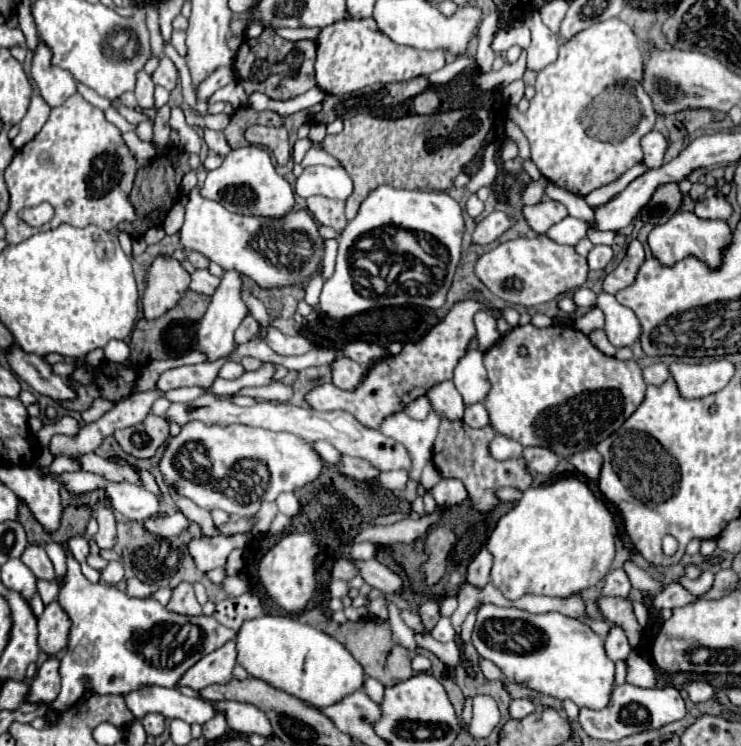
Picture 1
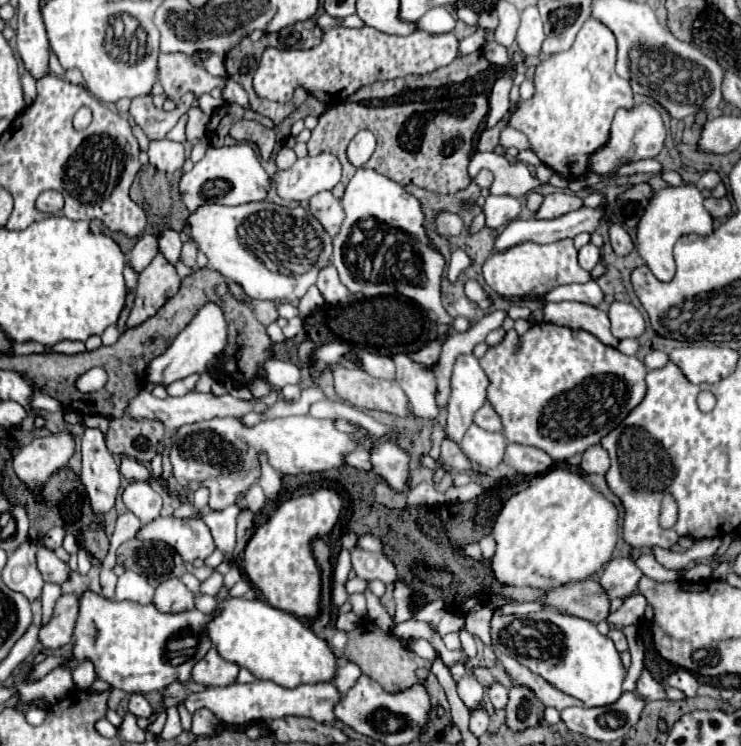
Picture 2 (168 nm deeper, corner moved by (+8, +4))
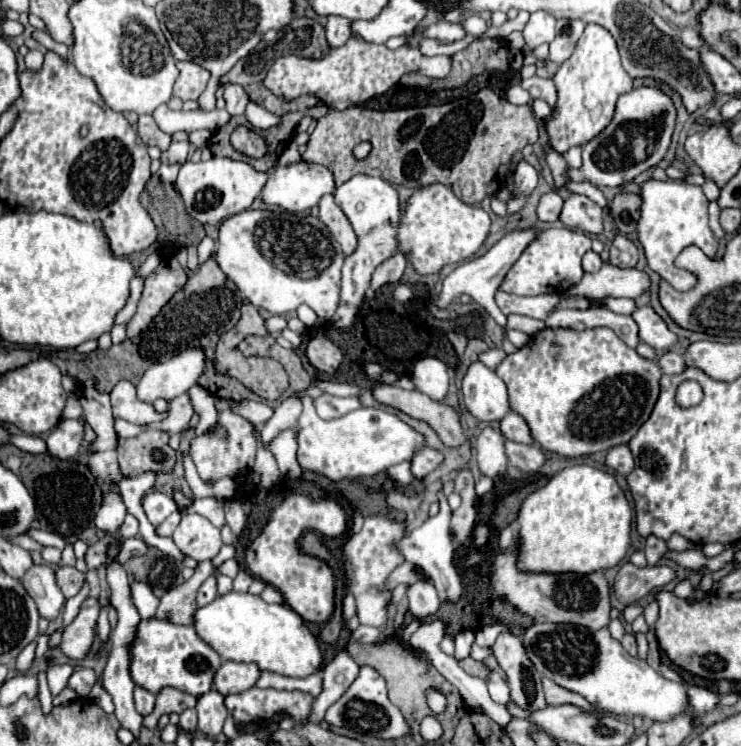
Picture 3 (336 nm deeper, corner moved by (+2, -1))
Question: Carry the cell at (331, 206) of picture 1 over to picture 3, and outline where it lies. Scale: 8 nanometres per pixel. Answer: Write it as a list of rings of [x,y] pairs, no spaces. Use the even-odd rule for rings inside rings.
[[[325,194],[319,202],[319,220],[329,228],[329,232],[335,236],[335,240],[341,244],[341,250],[345,256],[353,254],[357,248],[357,236],[355,230],[351,226],[351,222],[347,220],[347,216],[343,214],[343,210],[335,204],[333,194]]]

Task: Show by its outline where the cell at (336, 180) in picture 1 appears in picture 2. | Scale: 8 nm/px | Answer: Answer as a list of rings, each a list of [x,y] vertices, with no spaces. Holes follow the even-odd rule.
[[[331,153],[297,159],[291,169],[275,175],[279,197],[291,201],[307,201],[321,191],[331,191],[339,181],[341,163]]]

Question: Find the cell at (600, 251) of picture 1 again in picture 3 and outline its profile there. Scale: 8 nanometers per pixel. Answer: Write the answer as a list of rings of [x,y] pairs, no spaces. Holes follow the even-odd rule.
[[[587,252],[585,256],[583,256],[583,270],[585,272],[595,272],[595,270],[599,270],[601,268],[601,256],[599,254],[595,254],[595,252]]]

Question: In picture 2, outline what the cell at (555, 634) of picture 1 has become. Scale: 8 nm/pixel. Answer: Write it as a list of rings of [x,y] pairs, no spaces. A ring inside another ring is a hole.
[[[495,609],[493,617],[489,621],[489,635],[491,635],[491,647],[495,653],[517,659],[521,665],[525,665],[529,671],[541,675],[547,683],[551,683],[559,691],[583,701],[585,707],[611,705],[623,693],[621,683],[625,679],[625,669],[621,665],[619,653],[617,653],[613,641],[609,637],[601,635],[595,629],[595,623],[591,623],[591,621],[585,621],[575,615],[567,615],[557,609],[543,609],[539,613],[529,613],[529,615],[505,615],[499,609]]]

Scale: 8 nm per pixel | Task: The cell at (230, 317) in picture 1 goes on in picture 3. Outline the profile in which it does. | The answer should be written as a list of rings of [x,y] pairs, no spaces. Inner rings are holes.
[[[201,348],[185,350],[183,354],[177,354],[163,364],[153,364],[139,380],[137,398],[147,404],[153,404],[157,398],[173,400],[175,396],[181,396],[191,386],[195,386],[203,370],[205,370],[203,350]]]

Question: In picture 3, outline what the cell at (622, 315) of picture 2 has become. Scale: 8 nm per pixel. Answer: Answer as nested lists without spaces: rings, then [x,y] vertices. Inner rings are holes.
[[[651,306],[639,308],[633,318],[639,326],[639,338],[655,350],[669,350],[677,342],[677,336],[667,328],[665,320]]]

